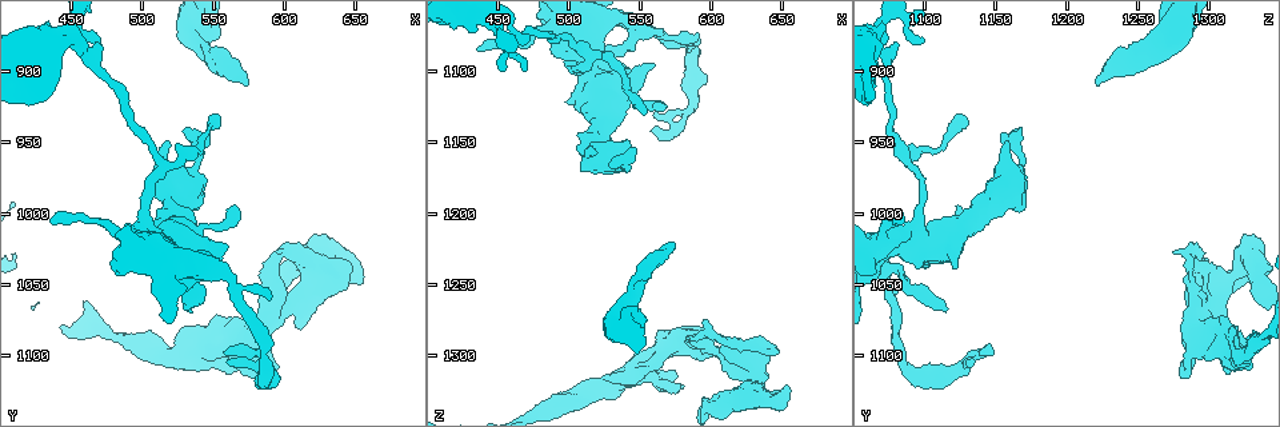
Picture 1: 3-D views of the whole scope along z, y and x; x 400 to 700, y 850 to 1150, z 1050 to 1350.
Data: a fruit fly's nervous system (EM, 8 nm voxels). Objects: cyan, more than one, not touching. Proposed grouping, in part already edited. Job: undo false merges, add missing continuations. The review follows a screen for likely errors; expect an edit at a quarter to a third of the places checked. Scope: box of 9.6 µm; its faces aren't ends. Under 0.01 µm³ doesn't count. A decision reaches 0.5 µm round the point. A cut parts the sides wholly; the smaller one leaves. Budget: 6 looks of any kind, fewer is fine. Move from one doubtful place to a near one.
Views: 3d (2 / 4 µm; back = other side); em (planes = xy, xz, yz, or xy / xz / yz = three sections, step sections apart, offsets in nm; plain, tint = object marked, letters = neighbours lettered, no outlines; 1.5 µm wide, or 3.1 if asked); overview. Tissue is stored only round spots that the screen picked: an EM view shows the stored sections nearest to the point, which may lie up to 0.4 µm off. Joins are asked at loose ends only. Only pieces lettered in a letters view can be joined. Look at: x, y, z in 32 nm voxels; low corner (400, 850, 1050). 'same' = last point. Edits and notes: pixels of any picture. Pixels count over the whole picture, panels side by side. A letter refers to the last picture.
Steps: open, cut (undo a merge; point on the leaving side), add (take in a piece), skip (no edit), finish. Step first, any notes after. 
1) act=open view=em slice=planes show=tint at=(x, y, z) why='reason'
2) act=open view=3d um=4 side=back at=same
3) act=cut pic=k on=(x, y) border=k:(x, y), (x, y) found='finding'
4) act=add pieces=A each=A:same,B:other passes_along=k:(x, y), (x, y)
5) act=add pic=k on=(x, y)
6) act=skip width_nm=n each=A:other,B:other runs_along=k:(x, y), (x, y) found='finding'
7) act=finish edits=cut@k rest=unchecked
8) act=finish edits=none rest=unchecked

act=open view=3d um=2 side=back at=(574, 910, 1222) why='branch stops here'

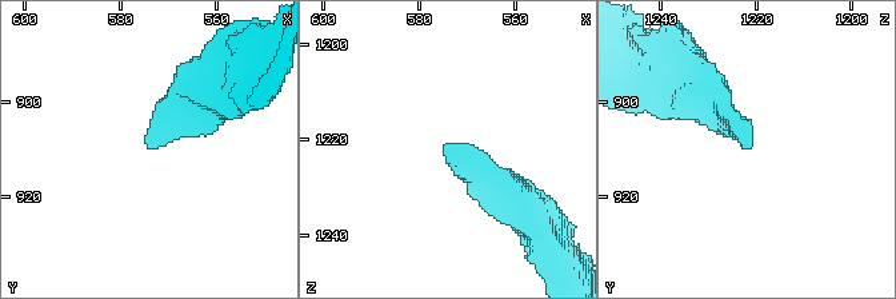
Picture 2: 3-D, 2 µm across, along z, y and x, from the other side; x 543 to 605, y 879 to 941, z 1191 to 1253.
act=open view=em slice=planes show=letters at=(575, 909, 1222) why='shape alone is not enough'

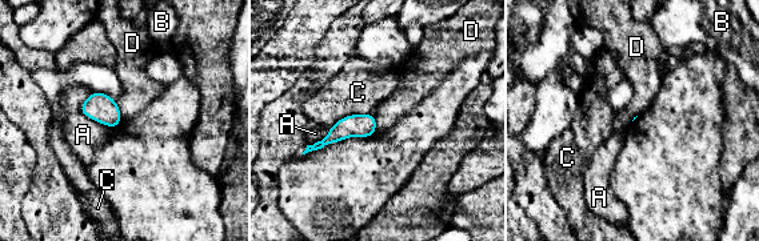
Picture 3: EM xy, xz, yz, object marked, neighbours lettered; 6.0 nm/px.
act=skip each=A:other,B:other,C:other,D:other runs_along=3:(371, 117), (318, 145) found='no lettered piece goes on from it'

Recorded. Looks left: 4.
act=open view=3d um=4 at=(534, 1070, 1114) why='an open end'

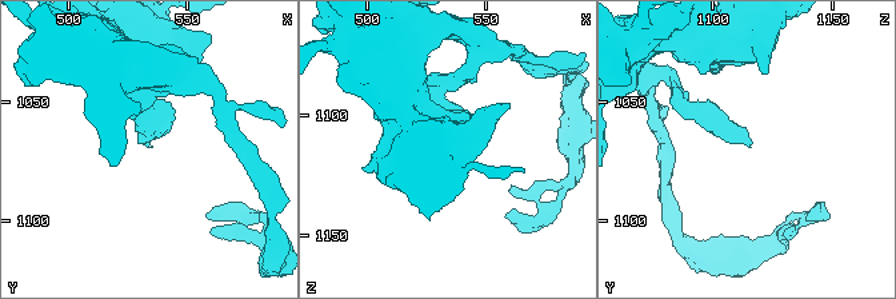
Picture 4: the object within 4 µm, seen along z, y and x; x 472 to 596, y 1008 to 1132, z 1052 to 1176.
act=open view=em slice=xz step=4 show=letters at=(534, 1071, 1116) why='need the tissue'

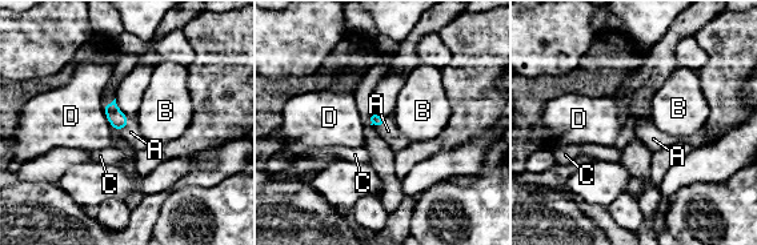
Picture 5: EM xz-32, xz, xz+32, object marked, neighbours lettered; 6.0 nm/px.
act=add pieces=A longest_contact=D:170nm each=A:same,B:other,C:other,D:other found='the neuron continues'

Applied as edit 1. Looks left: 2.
act=finish edits=add@5 rest=unchecked

